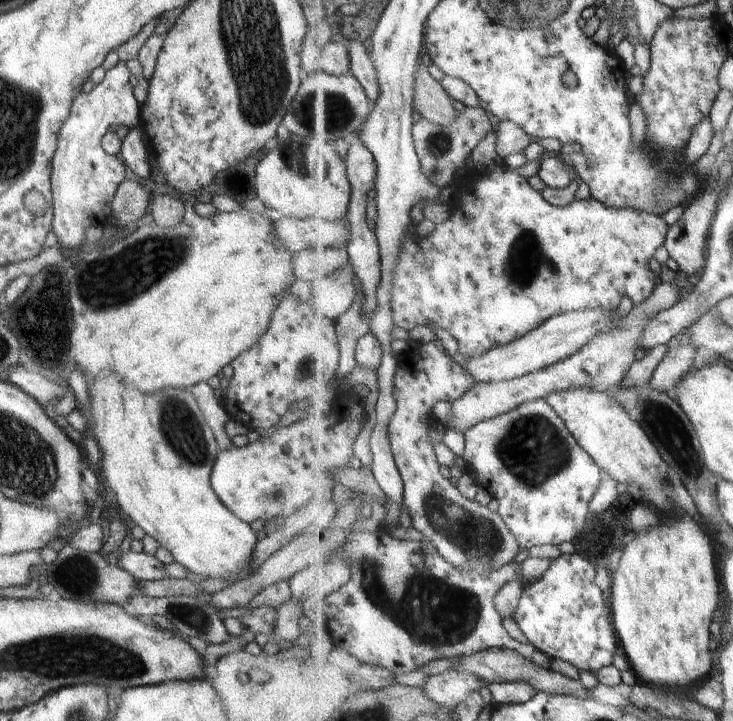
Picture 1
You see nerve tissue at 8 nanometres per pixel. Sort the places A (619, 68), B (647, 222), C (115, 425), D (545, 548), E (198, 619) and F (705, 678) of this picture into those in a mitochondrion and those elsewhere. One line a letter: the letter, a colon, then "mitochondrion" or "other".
A: other
B: other
C: other
D: other
E: mitochondrion
F: other

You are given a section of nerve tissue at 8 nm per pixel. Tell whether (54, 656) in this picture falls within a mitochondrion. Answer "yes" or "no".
yes

